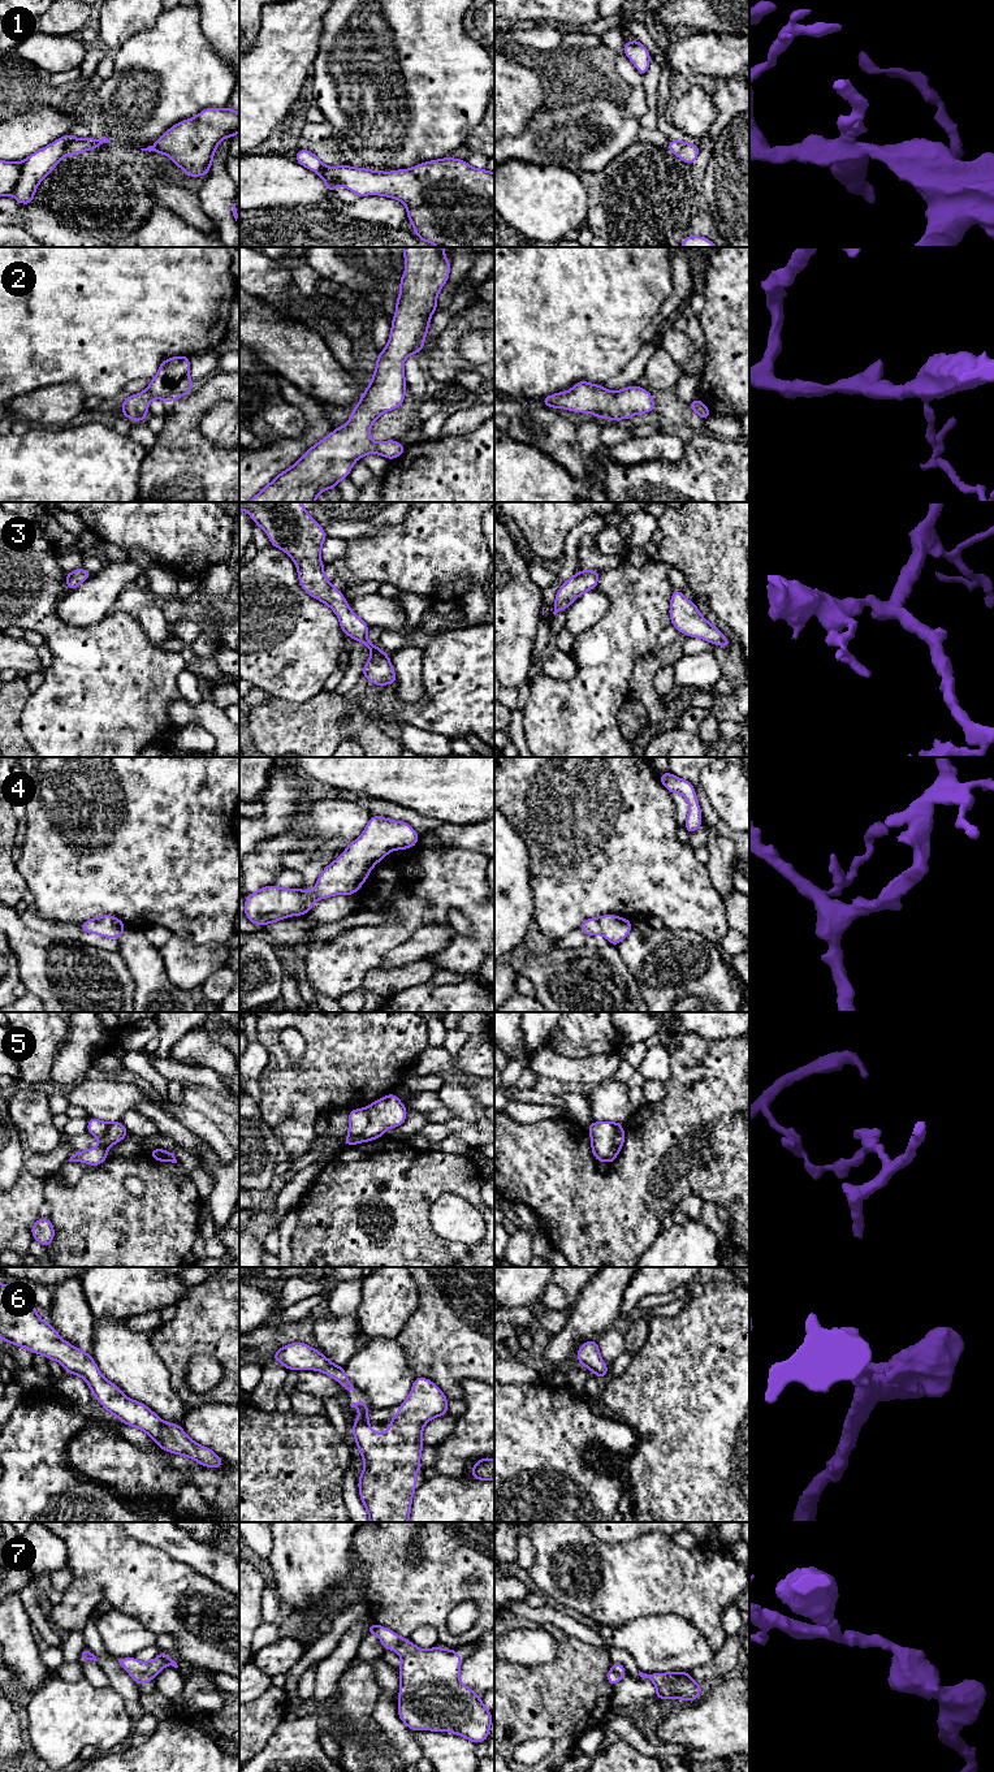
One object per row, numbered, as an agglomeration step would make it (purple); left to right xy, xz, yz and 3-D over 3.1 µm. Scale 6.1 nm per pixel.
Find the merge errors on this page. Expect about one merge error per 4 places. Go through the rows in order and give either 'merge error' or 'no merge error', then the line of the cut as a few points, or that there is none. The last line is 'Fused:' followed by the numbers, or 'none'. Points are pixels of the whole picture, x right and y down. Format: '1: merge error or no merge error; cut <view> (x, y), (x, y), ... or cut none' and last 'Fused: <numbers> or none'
1: no merge error; cut none
2: no merge error; cut none
3: no merge error; cut none
4: no merge error; cut none
5: merge error; cut xz (366, 1109), (368, 1126), (353, 1142)
6: no merge error; cut none
7: no merge error; cut none
Fused: 5

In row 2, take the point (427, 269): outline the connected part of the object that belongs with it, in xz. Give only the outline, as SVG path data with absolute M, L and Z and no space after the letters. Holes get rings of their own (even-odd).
M403 247L403 256L406 267L405 275L398 278L401 293L394 303L397 311L390 321L390 337L385 349L376 356L377 366L372 372L372 381L366 386L349 422L311 446L299 461L278 474L247 502L315 502L323 490L337 488L340 480L349 477L356 459L375 453L392 461L405 453L406 446L398 441L372 441L369 431L379 416L403 403L407 389L403 362L409 355L423 351L429 320L437 310L437 295L448 282L451 262L445 258L445 247Z

